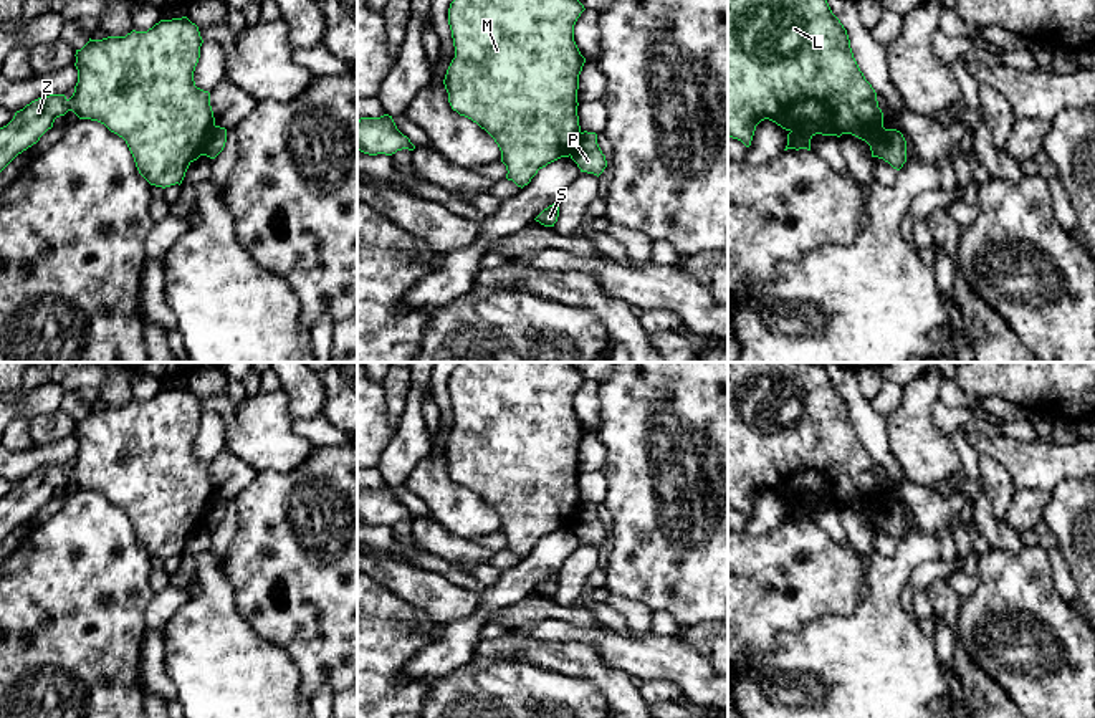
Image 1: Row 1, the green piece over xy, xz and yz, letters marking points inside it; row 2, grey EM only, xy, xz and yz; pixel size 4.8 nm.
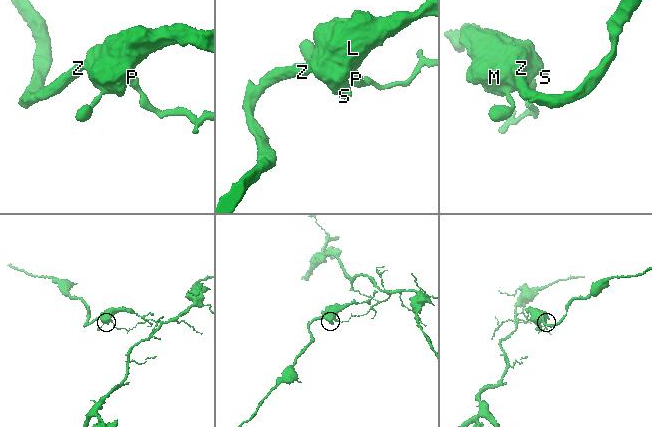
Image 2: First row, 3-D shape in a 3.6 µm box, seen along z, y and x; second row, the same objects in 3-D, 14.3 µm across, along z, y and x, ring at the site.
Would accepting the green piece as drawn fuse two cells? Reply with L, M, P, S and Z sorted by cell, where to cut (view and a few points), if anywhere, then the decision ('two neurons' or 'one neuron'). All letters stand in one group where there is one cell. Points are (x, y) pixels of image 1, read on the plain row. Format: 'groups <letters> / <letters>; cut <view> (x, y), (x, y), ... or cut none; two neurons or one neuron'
groups L M S Z / P; cut xy (214, 495), (202, 525); two neurons

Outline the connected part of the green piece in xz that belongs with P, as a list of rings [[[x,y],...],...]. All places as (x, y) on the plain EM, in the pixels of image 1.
[[[581,503],[579,511],[571,523],[571,529],[577,534],[581,543],[594,544],[597,548],[607,538],[605,526],[597,515],[595,503]]]

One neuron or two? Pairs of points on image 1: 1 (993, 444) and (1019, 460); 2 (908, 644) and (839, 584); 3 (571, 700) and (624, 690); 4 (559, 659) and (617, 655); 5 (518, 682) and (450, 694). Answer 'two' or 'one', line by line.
1: one
2: two
3: two
4: two
5: one

